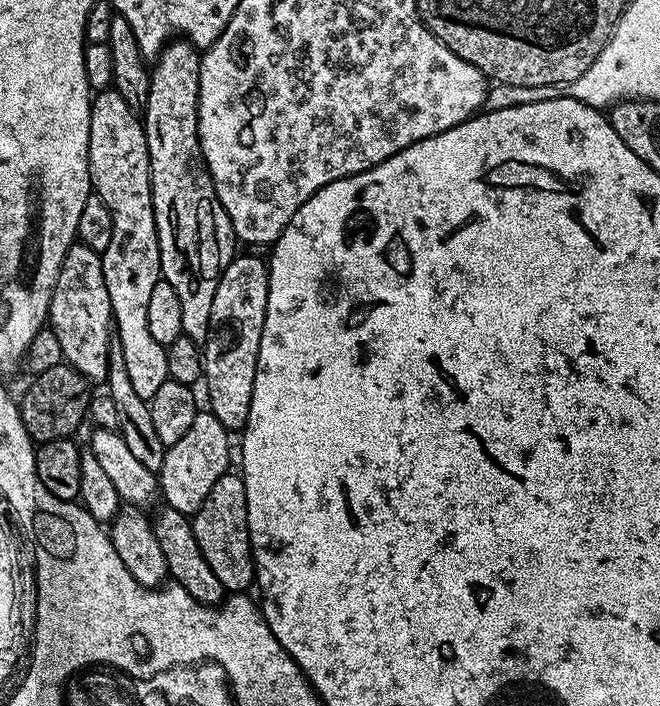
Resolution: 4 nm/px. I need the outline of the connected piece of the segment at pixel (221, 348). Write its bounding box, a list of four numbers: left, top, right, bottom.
[202,254,268,430]

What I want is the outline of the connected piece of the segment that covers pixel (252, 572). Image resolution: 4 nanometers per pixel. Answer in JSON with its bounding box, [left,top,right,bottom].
[191,470,256,594]

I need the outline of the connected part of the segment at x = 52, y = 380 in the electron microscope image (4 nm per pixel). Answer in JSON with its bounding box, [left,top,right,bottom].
[18,362,94,445]

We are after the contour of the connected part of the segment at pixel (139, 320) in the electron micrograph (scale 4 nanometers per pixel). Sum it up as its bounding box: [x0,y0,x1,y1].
[88,87,169,401]

